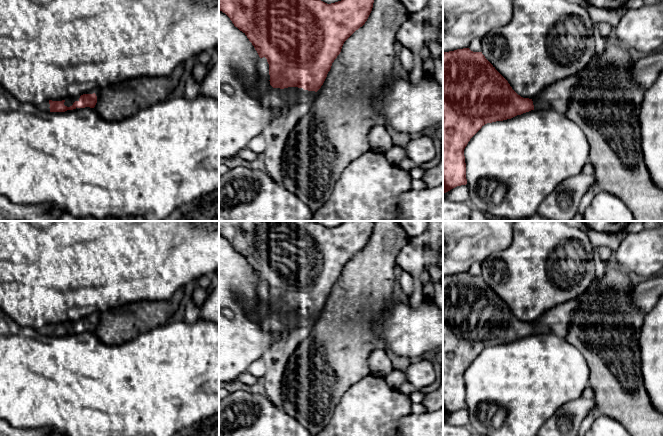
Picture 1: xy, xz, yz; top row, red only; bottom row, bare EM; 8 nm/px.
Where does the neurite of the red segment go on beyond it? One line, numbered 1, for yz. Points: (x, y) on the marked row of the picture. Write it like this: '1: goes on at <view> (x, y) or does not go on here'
1: goes on at yz (557, 96)

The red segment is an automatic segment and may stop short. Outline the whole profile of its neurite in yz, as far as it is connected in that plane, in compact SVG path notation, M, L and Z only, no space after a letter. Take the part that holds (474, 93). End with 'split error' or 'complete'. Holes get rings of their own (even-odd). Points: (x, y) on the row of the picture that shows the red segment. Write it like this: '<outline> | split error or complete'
M469 48L443 53L443 193L467 184L464 149L487 123L511 119L531 110L554 109L566 113L571 95L581 83L576 74L558 81L532 99L523 98L485 58Z | split error

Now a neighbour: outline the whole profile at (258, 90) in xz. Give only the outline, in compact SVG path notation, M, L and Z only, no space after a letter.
M258 76L253 87L251 89L247 88L247 91L251 96L262 100L267 91L267 83L268 81L266 79Z

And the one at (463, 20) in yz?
M443 0L443 53L468 48L471 41L482 39L493 30L506 26L513 16L514 0Z

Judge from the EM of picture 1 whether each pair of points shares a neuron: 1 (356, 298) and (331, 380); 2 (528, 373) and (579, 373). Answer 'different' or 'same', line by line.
1: same
2: same

